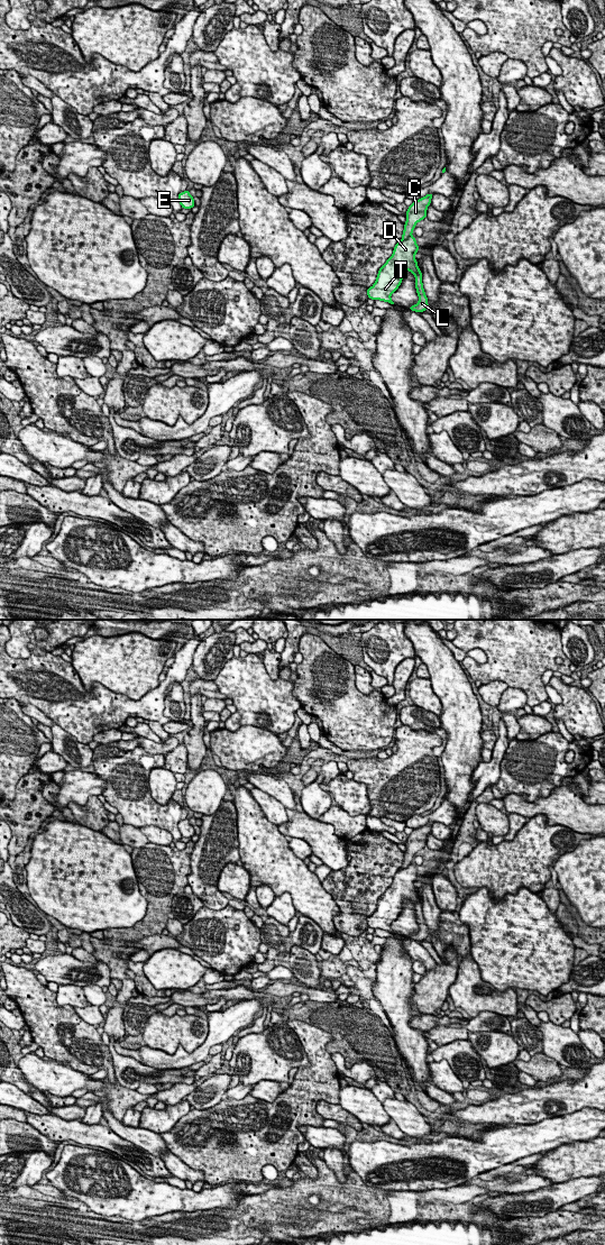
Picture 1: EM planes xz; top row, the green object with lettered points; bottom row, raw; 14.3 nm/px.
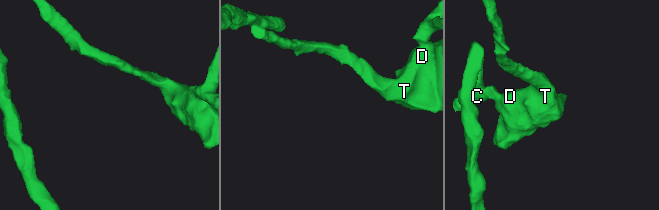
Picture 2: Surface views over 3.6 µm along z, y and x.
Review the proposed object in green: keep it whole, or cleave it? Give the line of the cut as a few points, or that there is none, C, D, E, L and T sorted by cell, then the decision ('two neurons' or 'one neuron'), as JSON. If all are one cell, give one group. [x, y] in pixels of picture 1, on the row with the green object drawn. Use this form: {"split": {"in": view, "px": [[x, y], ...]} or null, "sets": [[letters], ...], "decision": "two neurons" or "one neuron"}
{"split": {"in": "xz", "px": [[411, 234], [402, 239]]}, "sets": [["C"], ["D", "E", "L", "T"]], "decision": "two neurons"}

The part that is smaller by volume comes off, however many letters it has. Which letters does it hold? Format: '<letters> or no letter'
C

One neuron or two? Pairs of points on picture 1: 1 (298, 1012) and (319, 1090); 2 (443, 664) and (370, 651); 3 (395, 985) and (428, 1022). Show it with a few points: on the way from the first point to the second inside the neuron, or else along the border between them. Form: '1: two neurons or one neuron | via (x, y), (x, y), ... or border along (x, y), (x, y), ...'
1: two neurons | border along (285, 1022), (301, 1019), (324, 1031)
2: two neurons | border along (403, 631), (412, 643), (415, 655)
3: two neurons | border along (412, 1016), (410, 1025), (423, 1032)

